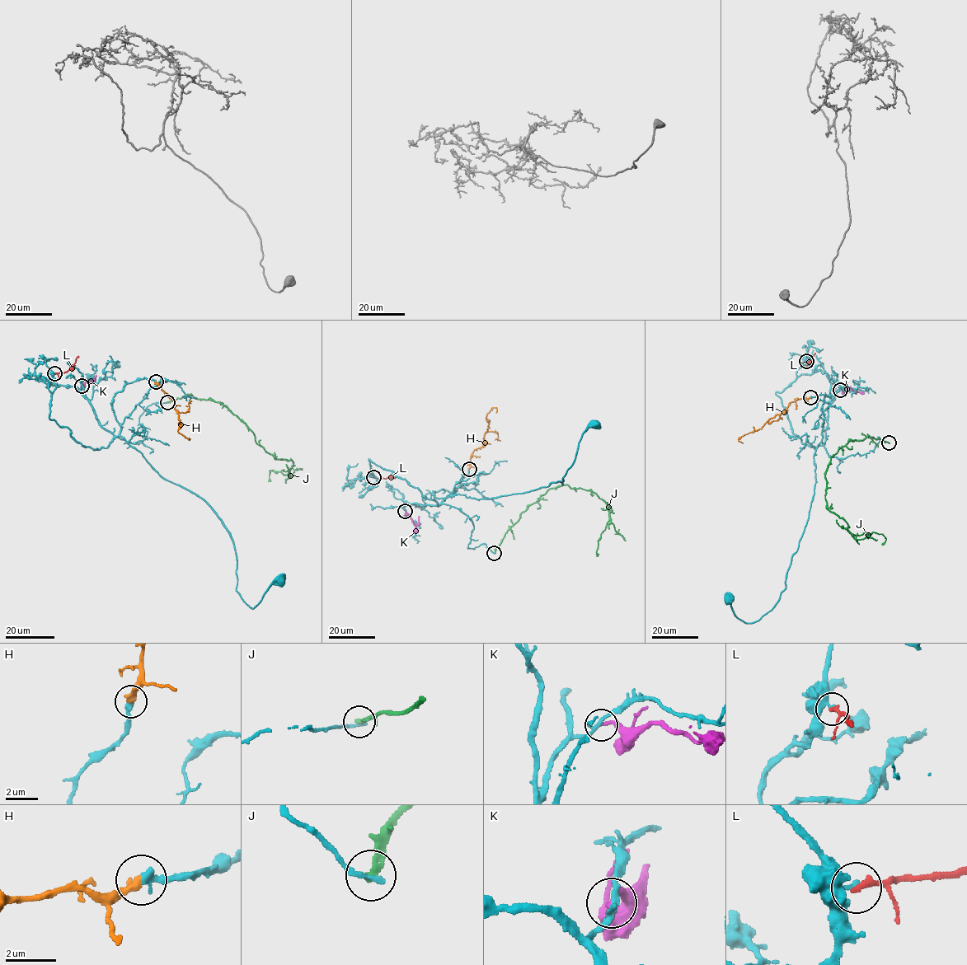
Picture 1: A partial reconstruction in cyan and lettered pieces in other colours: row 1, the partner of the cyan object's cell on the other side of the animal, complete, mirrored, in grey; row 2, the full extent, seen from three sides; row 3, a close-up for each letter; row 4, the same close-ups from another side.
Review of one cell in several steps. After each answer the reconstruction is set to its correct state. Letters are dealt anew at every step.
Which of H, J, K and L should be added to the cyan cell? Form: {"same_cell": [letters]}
{"same_cell": ["H"]}

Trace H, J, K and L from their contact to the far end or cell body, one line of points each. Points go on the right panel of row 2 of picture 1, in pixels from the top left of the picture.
H: (810, 397), (790, 401), (786, 410), (770, 418), (758, 430), (738, 438), (743, 442)
J: (889, 442), (867, 437), (848, 442), (832, 456), (824, 476), (828, 510), (851, 533), (882, 534), (882, 545)
K: (840, 390), (856, 391), (850, 386)
L: (806, 361), (809, 363), (815, 353)

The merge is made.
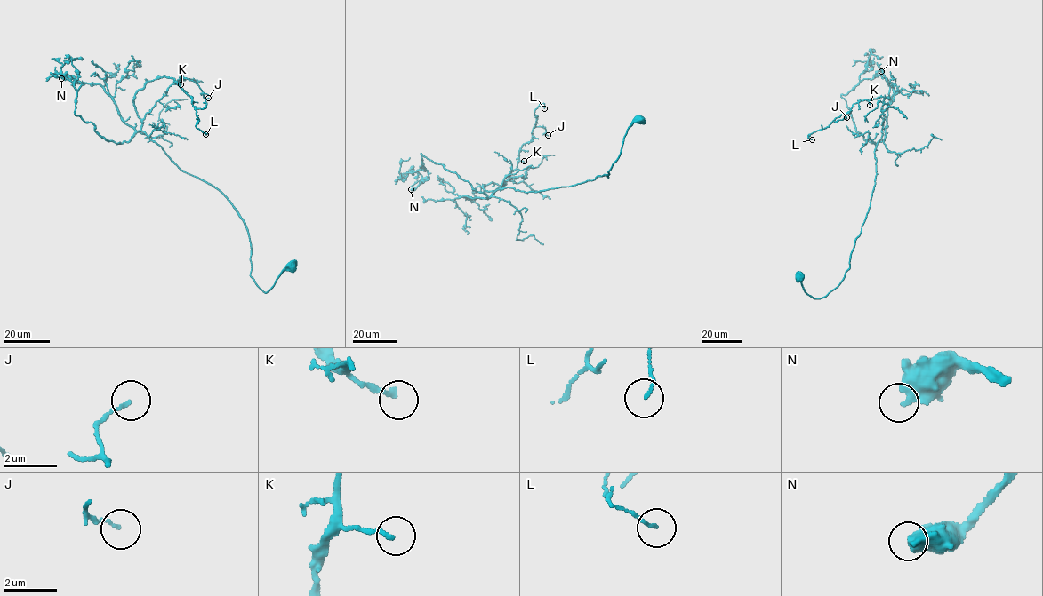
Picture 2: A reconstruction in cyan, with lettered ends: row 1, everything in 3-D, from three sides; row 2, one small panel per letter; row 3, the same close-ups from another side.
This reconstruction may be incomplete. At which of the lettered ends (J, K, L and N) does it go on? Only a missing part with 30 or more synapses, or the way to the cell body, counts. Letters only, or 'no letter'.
N

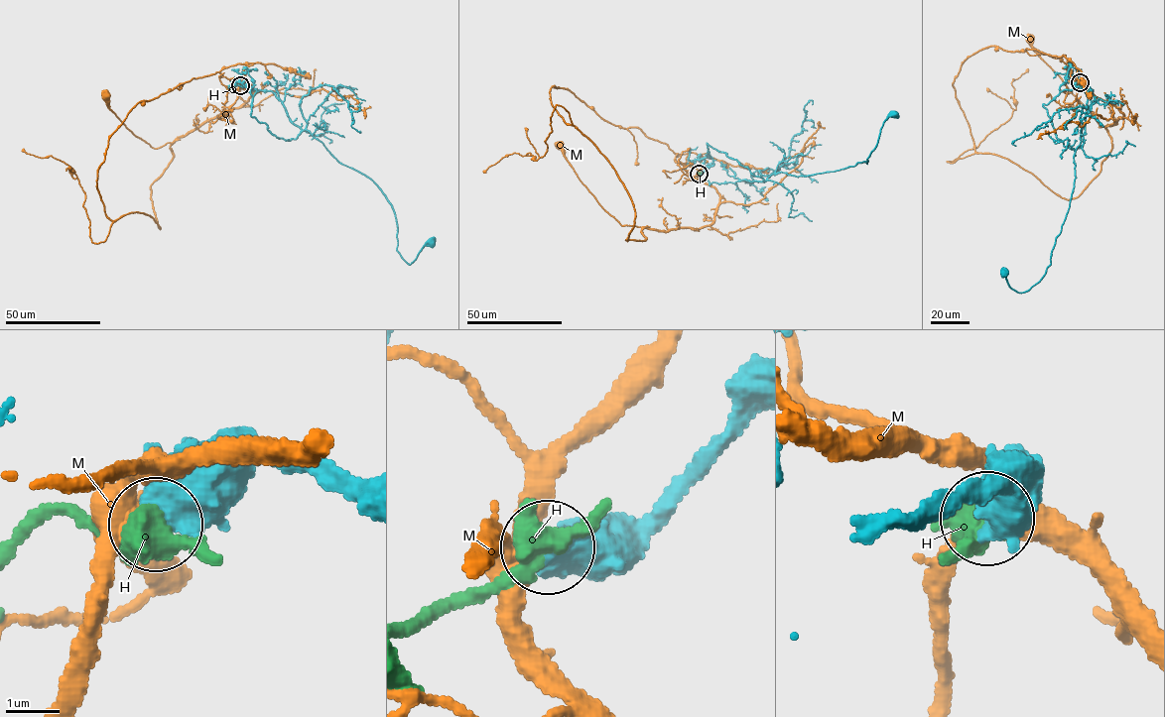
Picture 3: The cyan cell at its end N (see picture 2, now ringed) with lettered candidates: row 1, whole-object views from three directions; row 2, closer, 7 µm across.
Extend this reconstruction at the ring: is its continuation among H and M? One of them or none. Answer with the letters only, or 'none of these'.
H

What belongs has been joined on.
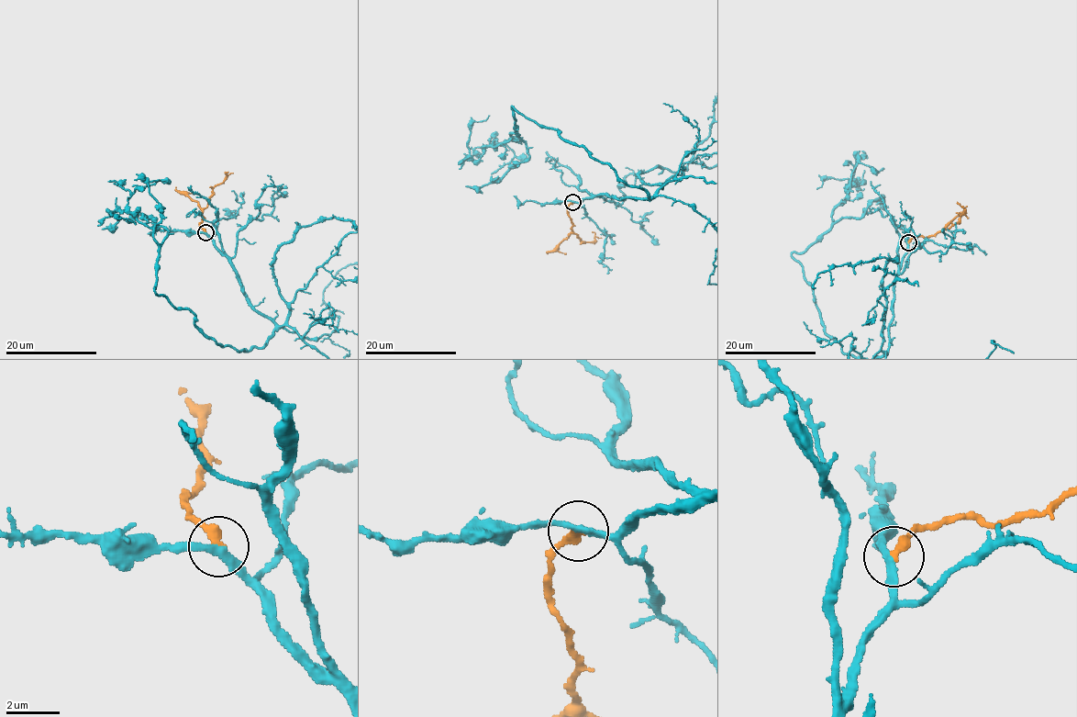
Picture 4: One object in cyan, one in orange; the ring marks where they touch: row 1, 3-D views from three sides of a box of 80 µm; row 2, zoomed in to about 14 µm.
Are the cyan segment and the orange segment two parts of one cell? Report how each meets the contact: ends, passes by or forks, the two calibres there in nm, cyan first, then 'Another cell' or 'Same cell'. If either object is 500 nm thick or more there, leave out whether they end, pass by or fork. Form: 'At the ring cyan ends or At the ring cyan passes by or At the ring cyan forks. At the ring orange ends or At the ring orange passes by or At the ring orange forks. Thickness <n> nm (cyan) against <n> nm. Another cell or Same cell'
At the ring cyan passes by. At the ring orange ends. Thickness 240 nm (cyan) against 360 nm. Same cell

